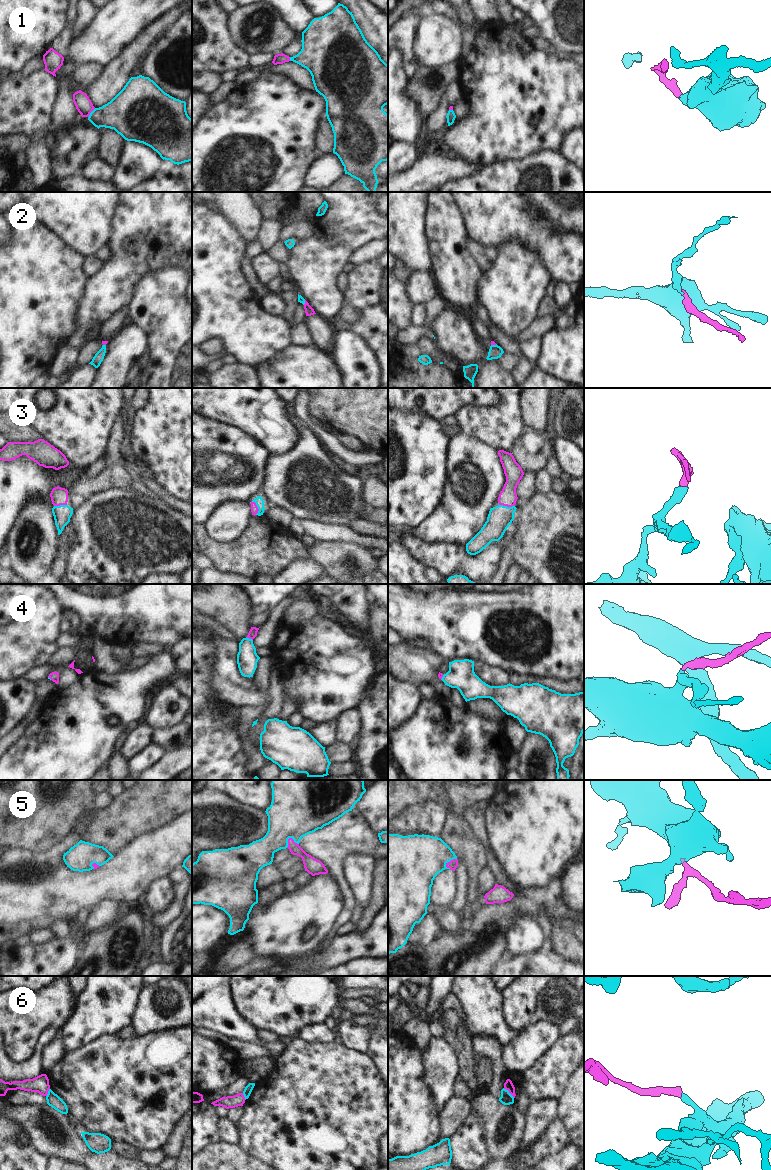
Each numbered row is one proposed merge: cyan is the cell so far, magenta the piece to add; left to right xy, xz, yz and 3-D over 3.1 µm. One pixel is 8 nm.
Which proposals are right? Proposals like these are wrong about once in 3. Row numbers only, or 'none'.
1, 2, 3, 4, 5

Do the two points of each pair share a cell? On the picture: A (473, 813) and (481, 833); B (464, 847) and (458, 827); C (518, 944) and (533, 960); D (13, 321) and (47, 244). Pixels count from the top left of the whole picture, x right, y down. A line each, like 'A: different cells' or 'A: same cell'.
A: same cell
B: same cell
C: different cells
D: same cell

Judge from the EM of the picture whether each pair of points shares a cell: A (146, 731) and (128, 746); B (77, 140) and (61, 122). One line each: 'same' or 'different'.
A: same
B: different

